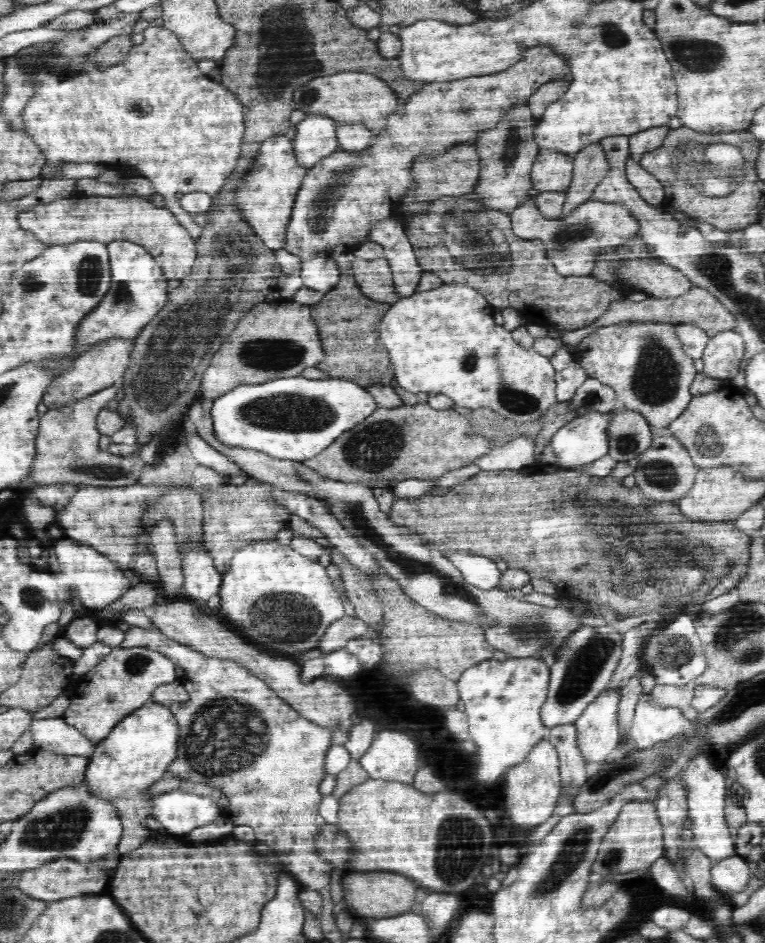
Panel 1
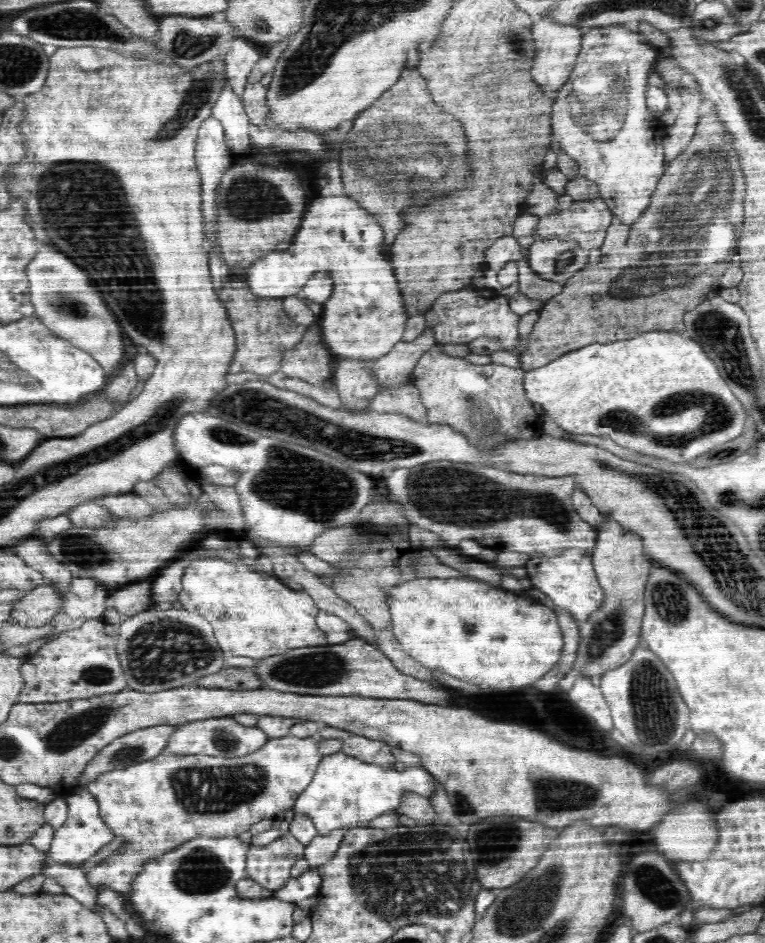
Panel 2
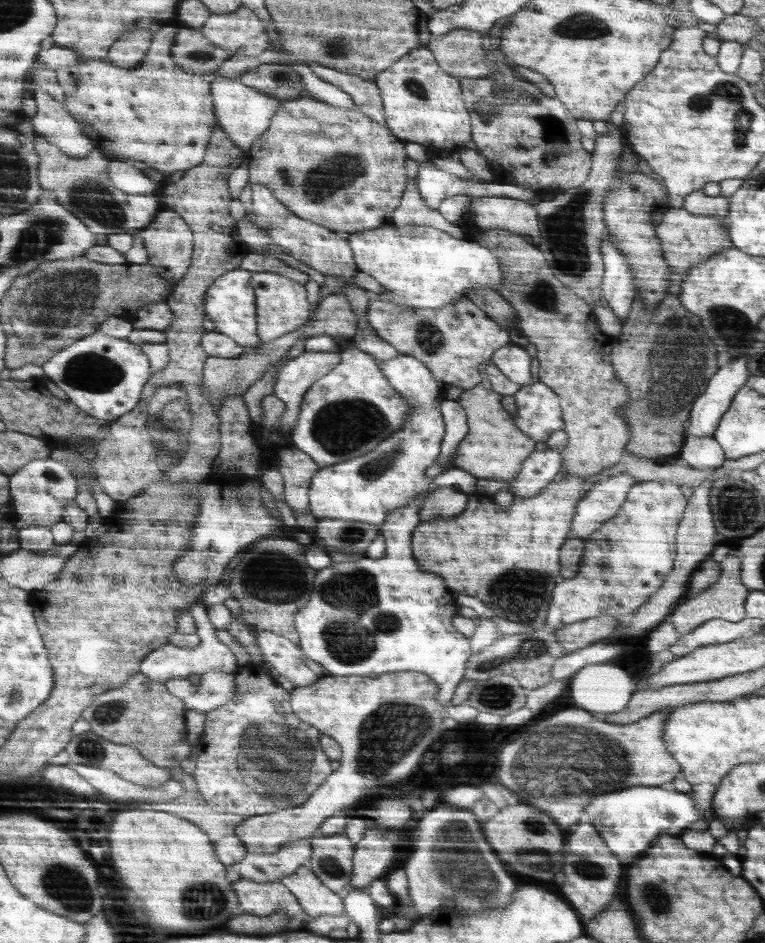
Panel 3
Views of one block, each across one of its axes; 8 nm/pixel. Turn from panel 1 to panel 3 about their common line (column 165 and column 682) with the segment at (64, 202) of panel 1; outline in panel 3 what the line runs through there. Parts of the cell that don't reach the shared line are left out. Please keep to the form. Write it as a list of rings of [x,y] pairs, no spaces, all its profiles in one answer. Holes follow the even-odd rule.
[[[670,209],[664,213],[663,222],[656,228],[662,245],[662,255],[672,273],[679,279],[686,277],[692,265],[708,261],[708,257],[733,247],[728,236],[729,223],[720,217],[698,215],[686,209]]]

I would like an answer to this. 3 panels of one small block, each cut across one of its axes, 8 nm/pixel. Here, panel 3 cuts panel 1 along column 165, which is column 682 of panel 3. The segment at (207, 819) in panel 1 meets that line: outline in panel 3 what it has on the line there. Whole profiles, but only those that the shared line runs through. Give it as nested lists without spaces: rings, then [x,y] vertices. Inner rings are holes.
[[[634,786],[614,792],[602,793],[587,805],[585,823],[595,827],[607,848],[620,856],[622,864],[632,864],[644,850],[652,846],[656,838],[682,833],[686,824],[698,821],[701,815],[695,809],[691,793],[678,792],[671,787]]]

